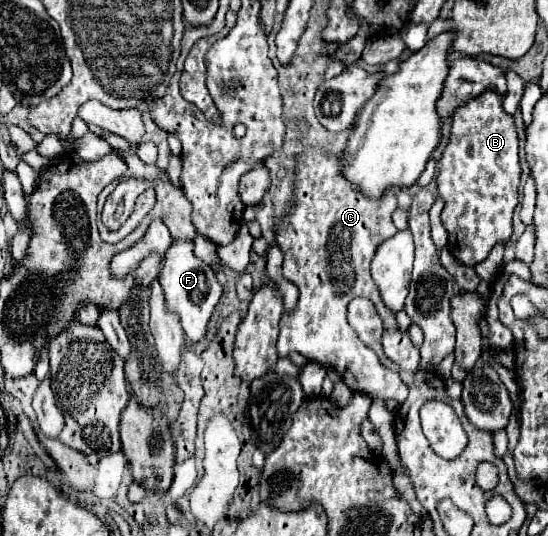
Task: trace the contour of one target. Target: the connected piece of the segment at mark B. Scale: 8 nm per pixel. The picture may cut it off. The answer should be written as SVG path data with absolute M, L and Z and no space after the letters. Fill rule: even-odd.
M483 91L453 115L451 141L439 163L437 187L445 199L441 219L449 233L449 247L463 265L475 267L495 243L509 241L513 233L511 217L519 203L521 175L517 143L515 121L503 111L501 95L495 91Z

